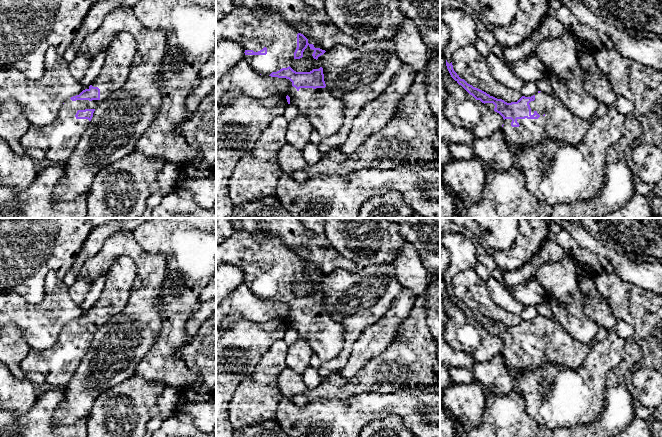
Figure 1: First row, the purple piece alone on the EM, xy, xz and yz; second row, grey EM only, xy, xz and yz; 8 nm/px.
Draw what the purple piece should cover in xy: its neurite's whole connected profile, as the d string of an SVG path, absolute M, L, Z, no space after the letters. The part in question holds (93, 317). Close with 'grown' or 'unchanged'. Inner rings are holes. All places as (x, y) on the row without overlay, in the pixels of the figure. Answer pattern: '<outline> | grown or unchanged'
M121 256L113 263L106 275L103 291L95 305L79 319L66 324L53 347L45 350L31 349L20 367L25 372L40 372L46 382L55 388L65 388L80 362L89 350L95 332L126 306L136 279L136 266L128 256Z | grown

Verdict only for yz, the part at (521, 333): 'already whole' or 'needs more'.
needs more

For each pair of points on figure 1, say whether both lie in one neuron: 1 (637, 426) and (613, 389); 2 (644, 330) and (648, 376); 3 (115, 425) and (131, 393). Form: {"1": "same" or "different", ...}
{"1": "different", "2": "different", "3": "same"}

